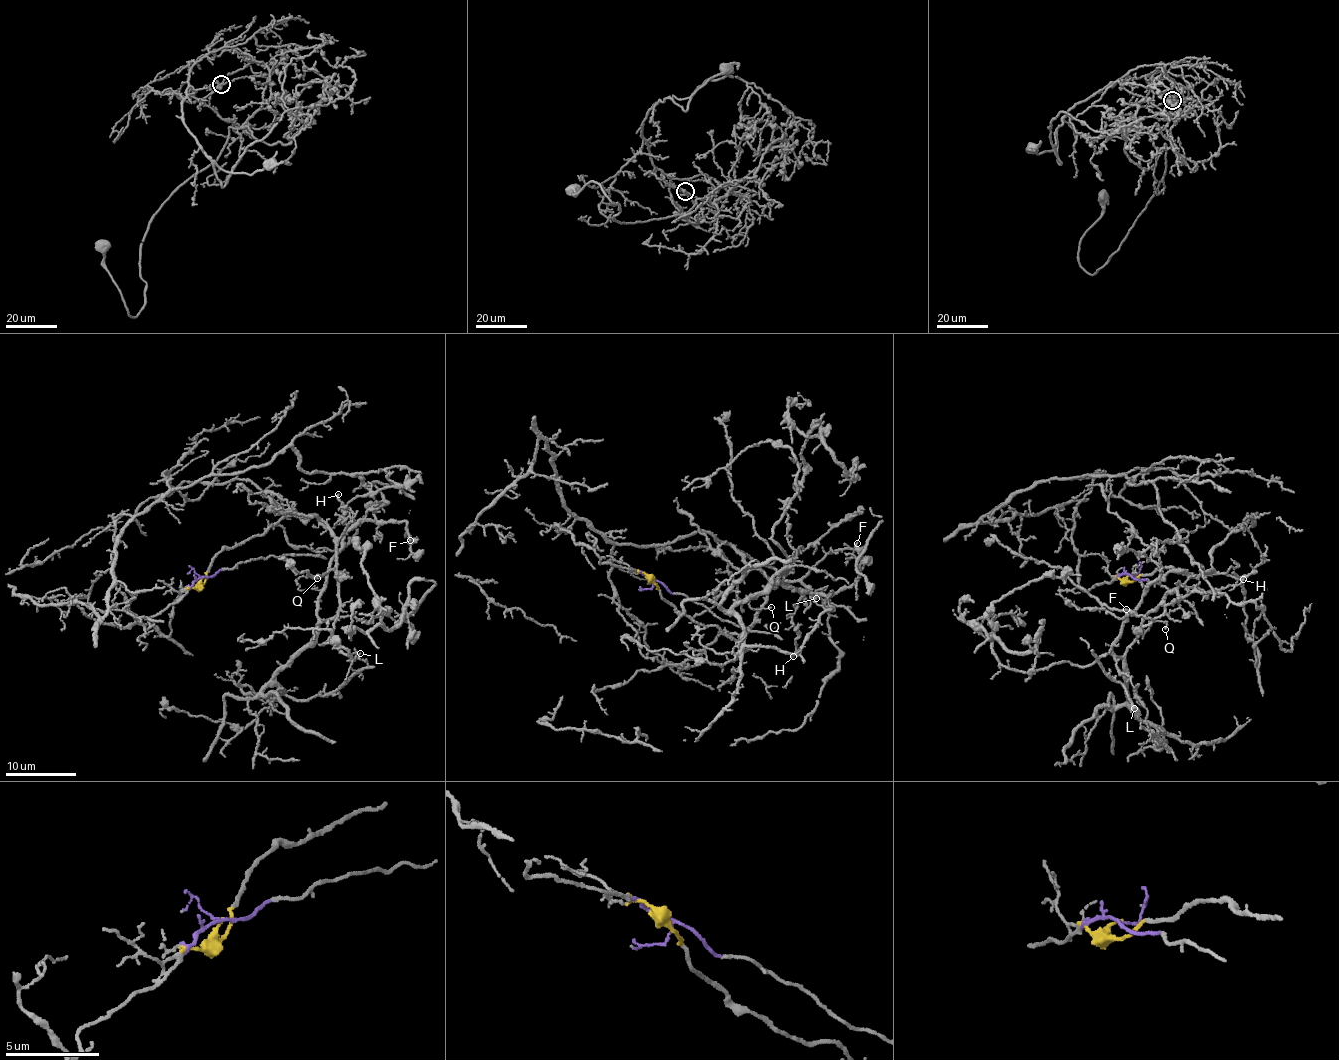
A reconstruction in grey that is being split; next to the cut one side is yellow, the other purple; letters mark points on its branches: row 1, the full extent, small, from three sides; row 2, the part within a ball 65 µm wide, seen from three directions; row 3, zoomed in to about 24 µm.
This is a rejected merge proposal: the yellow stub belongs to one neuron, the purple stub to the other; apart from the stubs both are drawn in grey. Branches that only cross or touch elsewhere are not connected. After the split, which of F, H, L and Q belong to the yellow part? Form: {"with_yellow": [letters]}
{"with_yellow": ["F", "H", "L", "Q"]}

